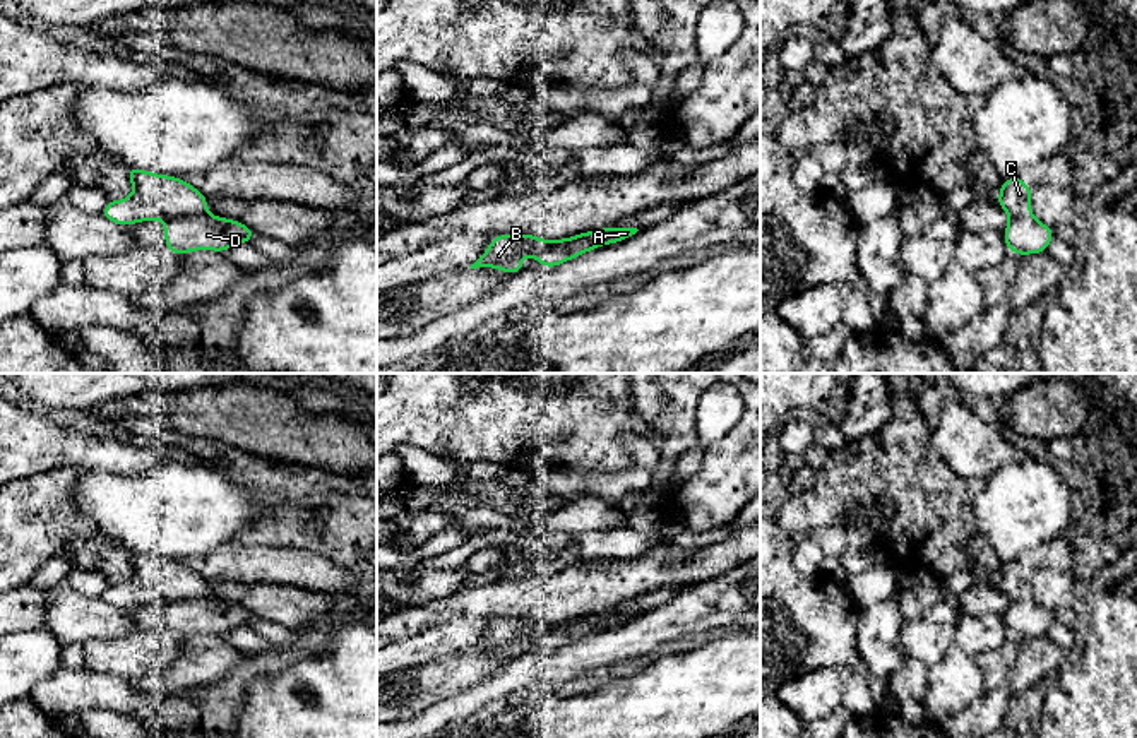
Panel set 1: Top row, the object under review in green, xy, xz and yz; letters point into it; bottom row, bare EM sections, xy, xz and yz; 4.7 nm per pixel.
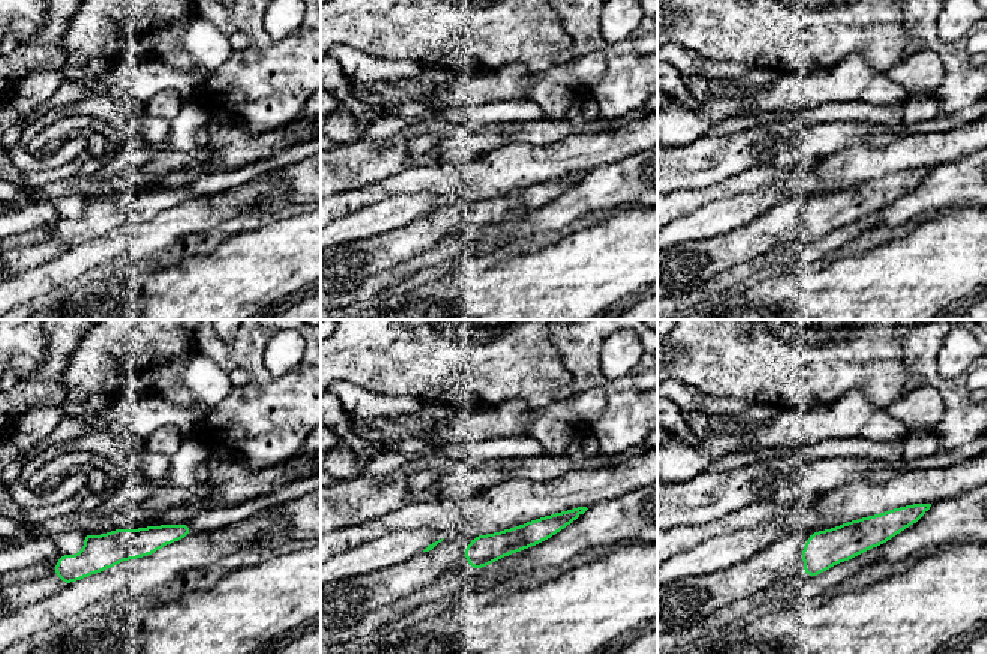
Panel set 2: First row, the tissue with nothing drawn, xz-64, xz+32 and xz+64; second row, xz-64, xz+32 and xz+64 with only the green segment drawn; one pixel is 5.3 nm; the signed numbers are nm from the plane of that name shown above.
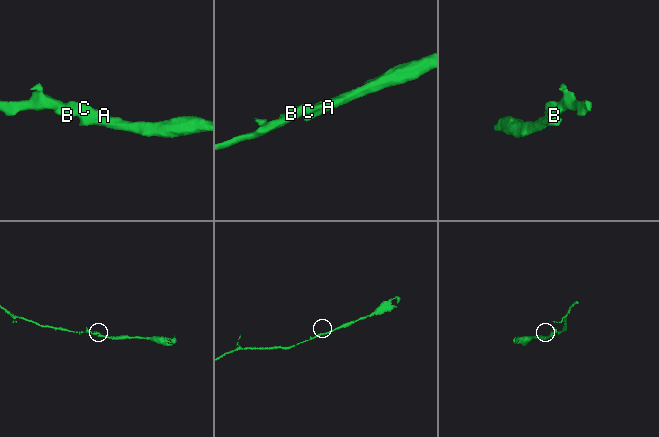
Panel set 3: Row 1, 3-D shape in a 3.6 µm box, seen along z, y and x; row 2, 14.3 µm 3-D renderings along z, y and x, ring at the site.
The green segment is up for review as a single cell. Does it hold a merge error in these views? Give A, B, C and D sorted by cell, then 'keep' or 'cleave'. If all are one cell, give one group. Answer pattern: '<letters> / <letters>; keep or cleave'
A D / B C; cleave

